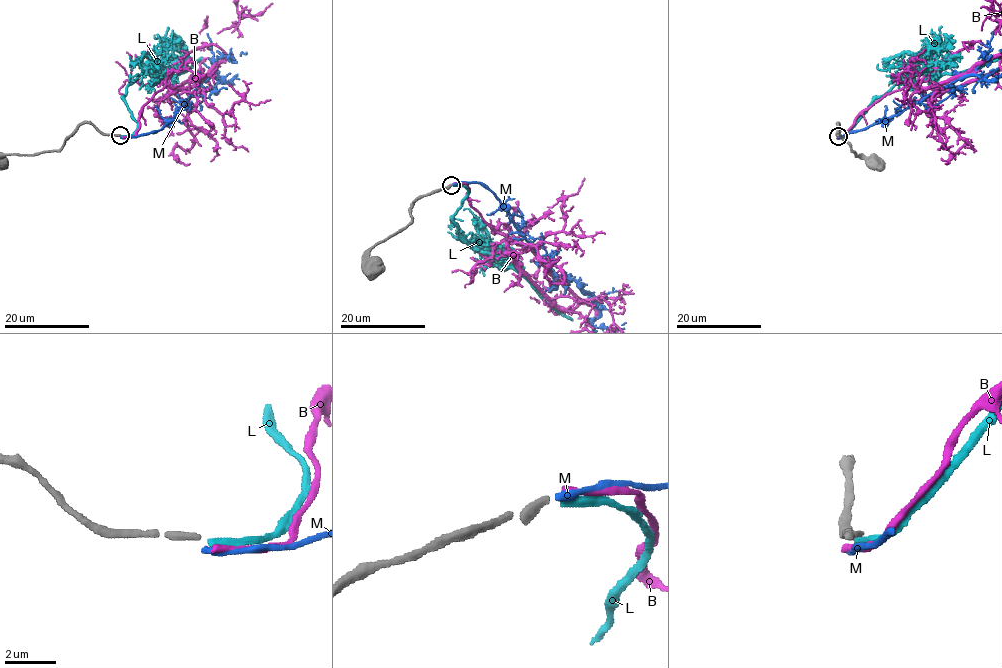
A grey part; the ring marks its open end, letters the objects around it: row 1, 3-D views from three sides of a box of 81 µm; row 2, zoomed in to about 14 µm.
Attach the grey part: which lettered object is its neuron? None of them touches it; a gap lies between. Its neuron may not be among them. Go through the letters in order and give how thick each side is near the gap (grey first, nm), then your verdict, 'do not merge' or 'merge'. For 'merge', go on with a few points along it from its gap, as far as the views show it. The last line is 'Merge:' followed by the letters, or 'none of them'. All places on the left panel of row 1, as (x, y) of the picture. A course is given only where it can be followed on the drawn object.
B: calibres 340 and 240 nm; do not merge
L: calibres 340 and 340 nm; merge
M: calibres 340 and 300 nm; do not merge
Merge: L

